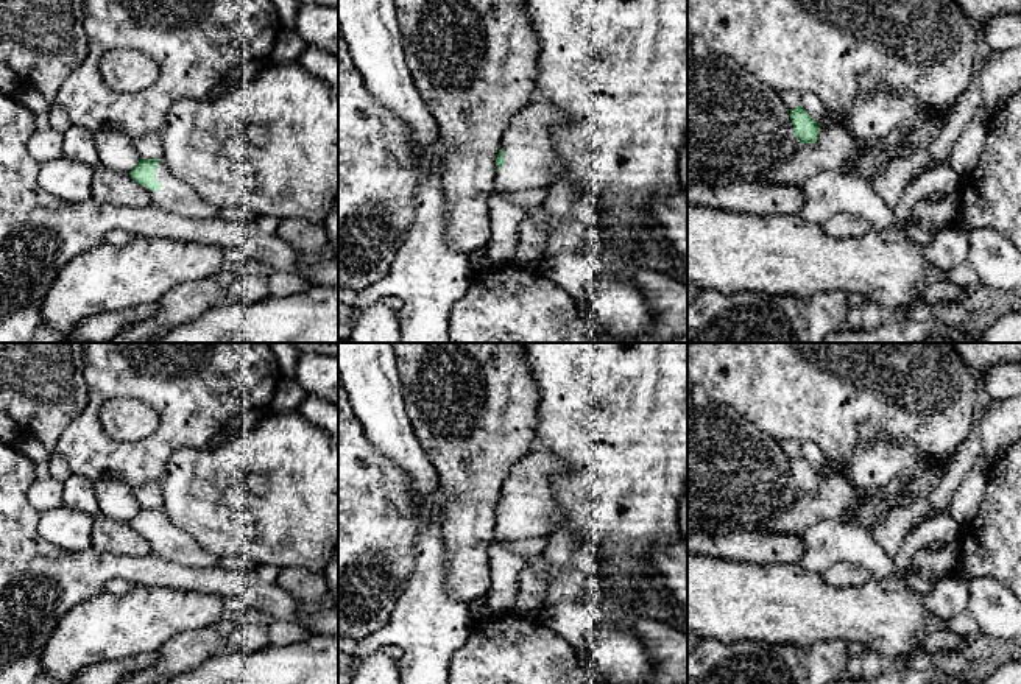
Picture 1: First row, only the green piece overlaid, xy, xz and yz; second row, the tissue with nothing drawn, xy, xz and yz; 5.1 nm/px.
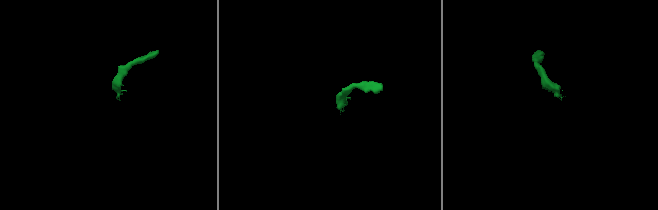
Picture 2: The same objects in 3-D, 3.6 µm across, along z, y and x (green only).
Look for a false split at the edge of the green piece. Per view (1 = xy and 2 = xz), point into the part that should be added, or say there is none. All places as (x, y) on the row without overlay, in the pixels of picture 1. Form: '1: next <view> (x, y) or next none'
1: next xy (176, 546)
2: next xz (530, 508)

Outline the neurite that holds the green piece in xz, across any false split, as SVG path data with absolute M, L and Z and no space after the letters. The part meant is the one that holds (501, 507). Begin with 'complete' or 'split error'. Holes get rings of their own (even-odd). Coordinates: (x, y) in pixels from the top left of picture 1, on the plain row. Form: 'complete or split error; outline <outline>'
split error; outline M533 449L514 461L496 506L494 539L510 542L549 536L563 517L552 477L567 472L552 453Z

